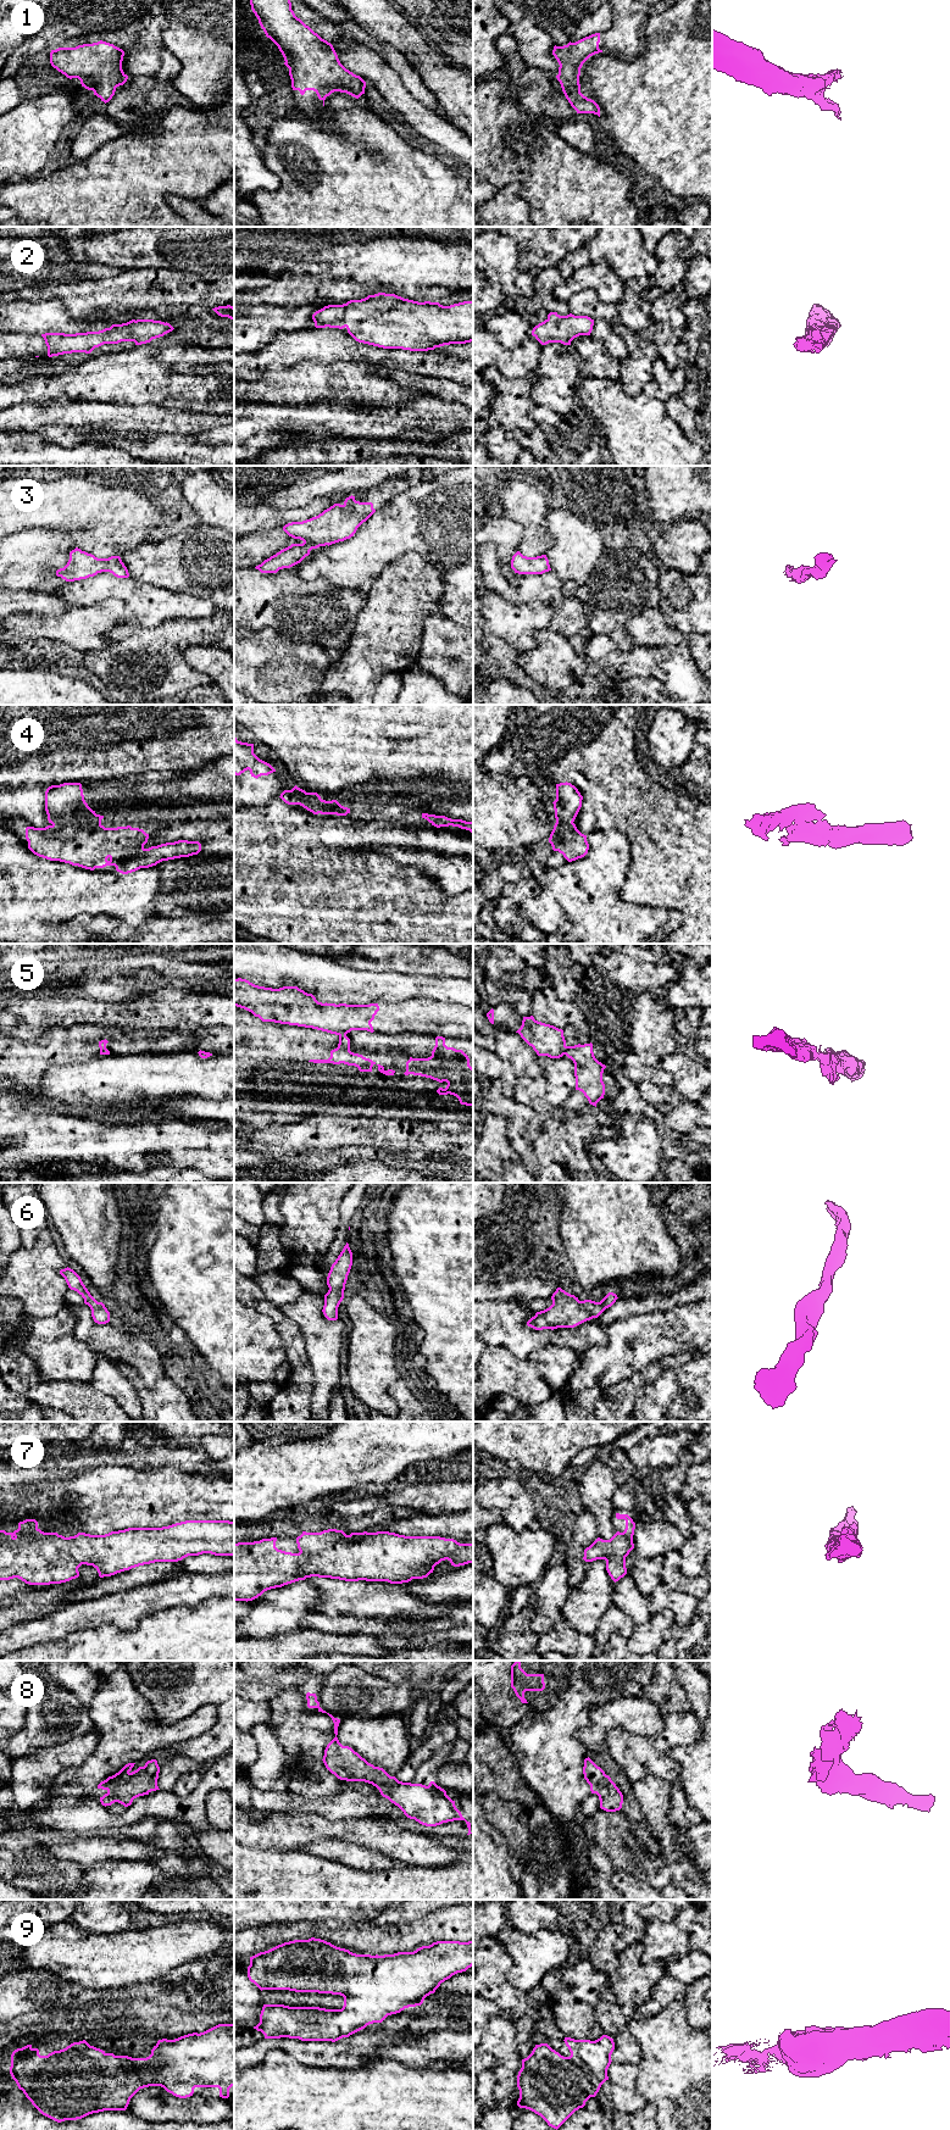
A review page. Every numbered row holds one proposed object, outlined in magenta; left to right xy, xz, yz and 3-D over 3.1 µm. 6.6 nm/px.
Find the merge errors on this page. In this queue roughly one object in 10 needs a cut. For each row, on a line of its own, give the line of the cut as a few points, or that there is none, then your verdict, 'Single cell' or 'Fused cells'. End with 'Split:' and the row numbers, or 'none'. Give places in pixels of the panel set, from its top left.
1: No split. Single cell
2: No split. Single cell
3: No split. Single cell
4: No split. Single cell
5: Split along yz (566, 1046), (564, 1054). Fused cells
6: No split. Single cell
7: No split. Single cell
8: No split. Single cell
9: No split. Single cell
Split: 5

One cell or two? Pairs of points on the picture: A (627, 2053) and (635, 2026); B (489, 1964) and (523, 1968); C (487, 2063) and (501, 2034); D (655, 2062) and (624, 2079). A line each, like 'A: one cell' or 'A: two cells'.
A: two cells
B: two cells
C: two cells
D: two cells

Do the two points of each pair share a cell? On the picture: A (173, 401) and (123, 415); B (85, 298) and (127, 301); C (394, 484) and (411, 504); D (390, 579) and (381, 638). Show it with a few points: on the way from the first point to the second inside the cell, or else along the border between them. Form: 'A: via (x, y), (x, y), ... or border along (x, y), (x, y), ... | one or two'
A: border along (165, 407), (193, 412) | two
B: via (95, 298), (117, 298) | one
C: border along (407, 487), (377, 509) | two
D: via (387, 594), (387, 623) | one

